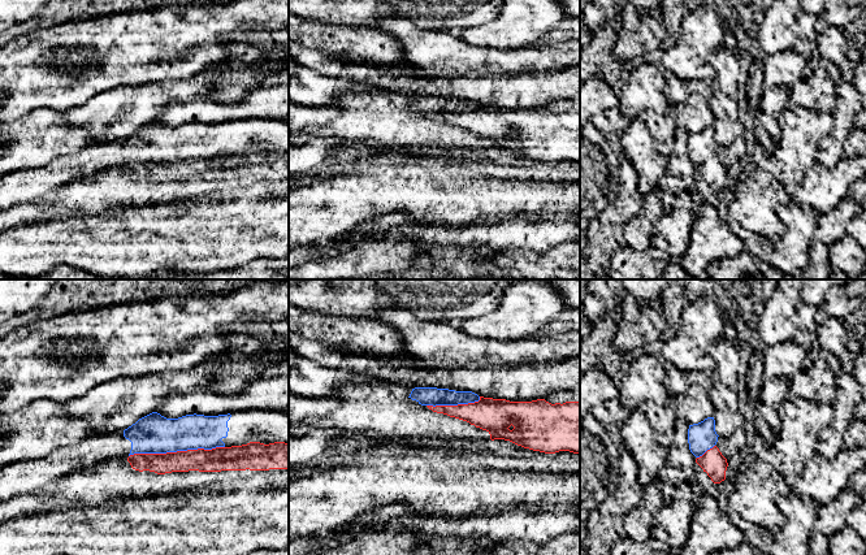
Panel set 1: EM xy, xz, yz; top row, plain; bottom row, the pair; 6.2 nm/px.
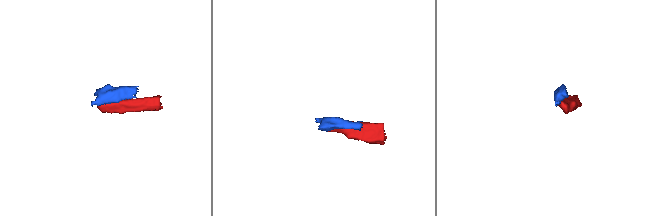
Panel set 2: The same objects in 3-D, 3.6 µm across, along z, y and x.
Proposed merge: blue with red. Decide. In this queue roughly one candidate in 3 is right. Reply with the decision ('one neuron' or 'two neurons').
two neurons

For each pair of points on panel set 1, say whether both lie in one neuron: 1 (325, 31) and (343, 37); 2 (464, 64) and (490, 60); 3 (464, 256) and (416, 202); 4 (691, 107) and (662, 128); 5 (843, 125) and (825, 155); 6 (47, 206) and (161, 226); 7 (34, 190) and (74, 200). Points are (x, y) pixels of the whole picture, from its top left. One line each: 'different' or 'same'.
1: same
2: same
3: different
4: same
5: same
6: different
7: different

